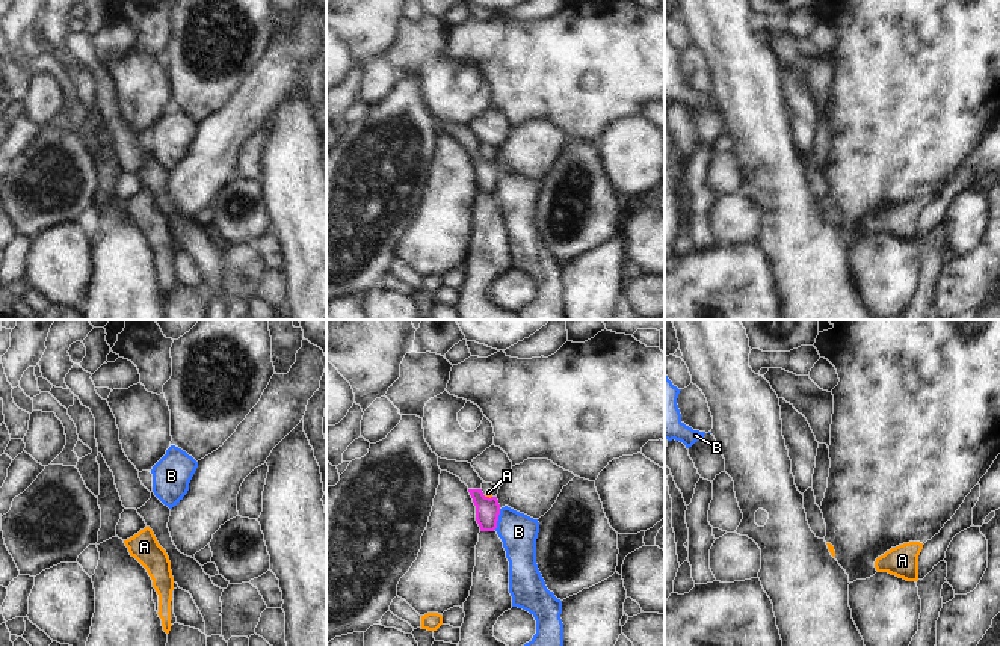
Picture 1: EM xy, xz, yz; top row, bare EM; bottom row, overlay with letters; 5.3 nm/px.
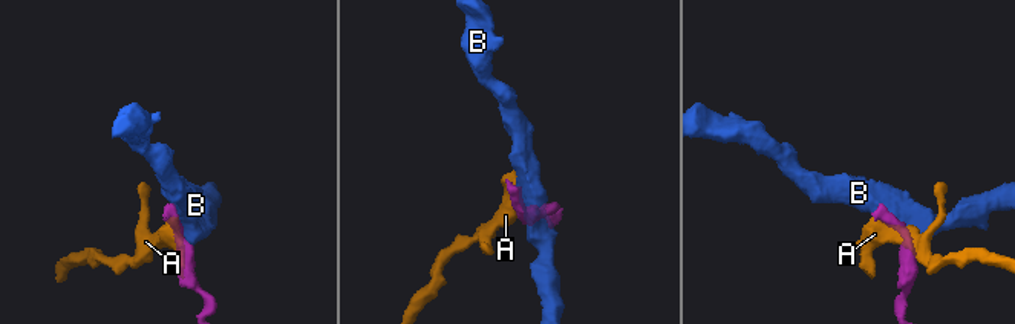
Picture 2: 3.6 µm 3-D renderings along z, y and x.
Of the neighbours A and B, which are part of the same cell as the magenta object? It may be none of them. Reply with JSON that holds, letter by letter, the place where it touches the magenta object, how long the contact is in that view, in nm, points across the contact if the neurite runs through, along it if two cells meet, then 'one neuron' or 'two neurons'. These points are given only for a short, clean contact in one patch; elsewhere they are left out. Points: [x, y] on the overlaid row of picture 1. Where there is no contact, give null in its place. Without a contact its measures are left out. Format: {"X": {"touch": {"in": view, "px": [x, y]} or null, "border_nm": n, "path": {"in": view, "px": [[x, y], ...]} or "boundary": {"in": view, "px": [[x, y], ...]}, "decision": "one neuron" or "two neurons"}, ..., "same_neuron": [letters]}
{"A": {"touch": {"in": "xz", "px": [488, 497]}, "border_nm": 50, "boundary": {"in": "xz", "px": [[484, 495], [491, 497]]}, "decision": "two neurons"}, "B": {"touch": {"in": "xz", "px": [497, 519]}, "border_nm": 120, "decision": "two neurons"}, "same_neuron": []}

